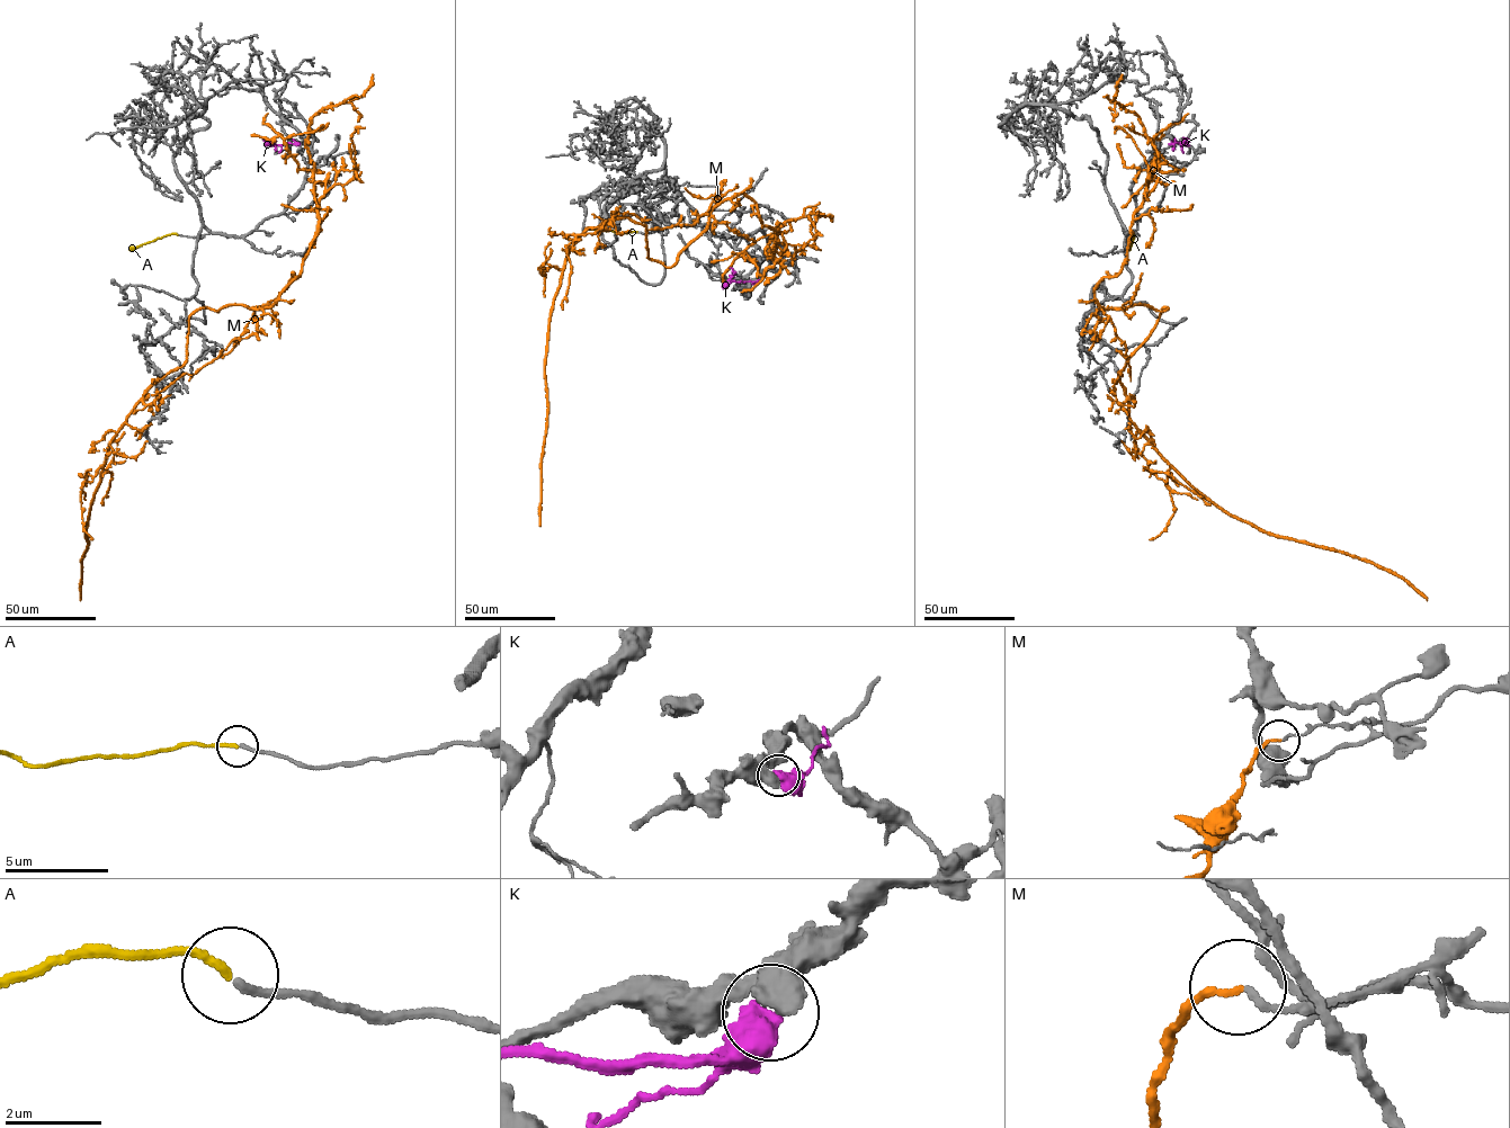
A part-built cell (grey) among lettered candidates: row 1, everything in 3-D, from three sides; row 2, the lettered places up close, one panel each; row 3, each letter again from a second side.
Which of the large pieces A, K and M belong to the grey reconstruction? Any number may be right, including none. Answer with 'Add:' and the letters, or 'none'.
Add: A

